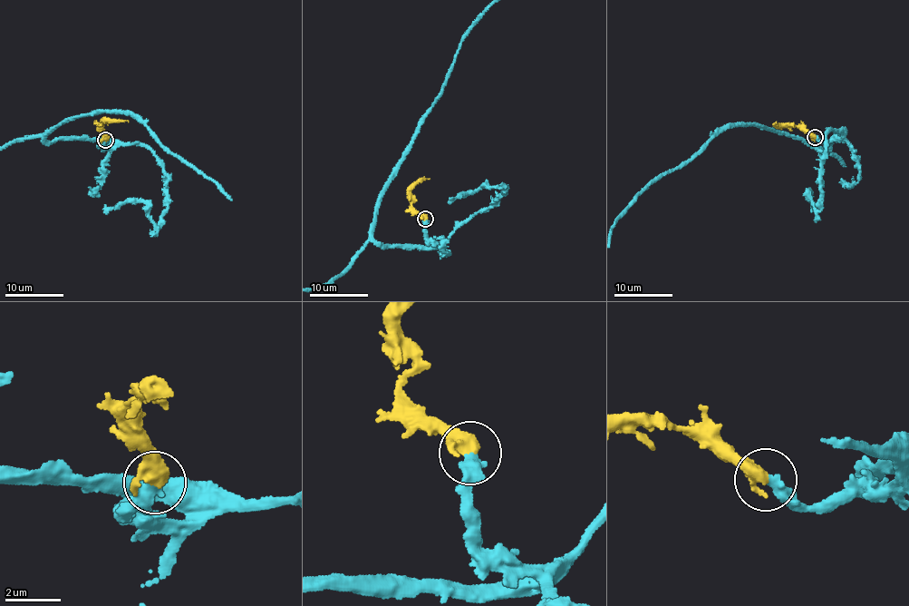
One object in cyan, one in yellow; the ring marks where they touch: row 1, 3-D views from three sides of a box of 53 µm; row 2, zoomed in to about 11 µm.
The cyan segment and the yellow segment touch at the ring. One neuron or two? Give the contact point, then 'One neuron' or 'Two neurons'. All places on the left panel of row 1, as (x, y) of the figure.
Place: (105, 140). One neuron

